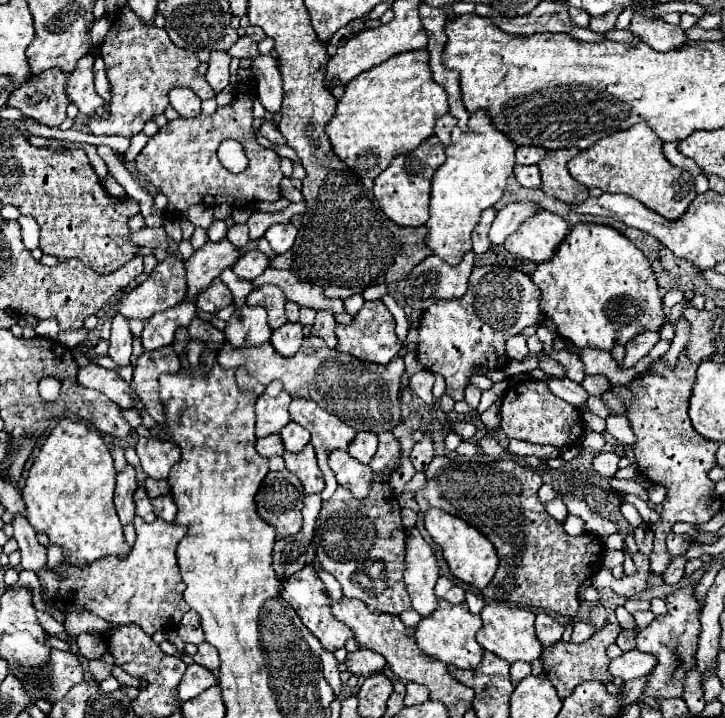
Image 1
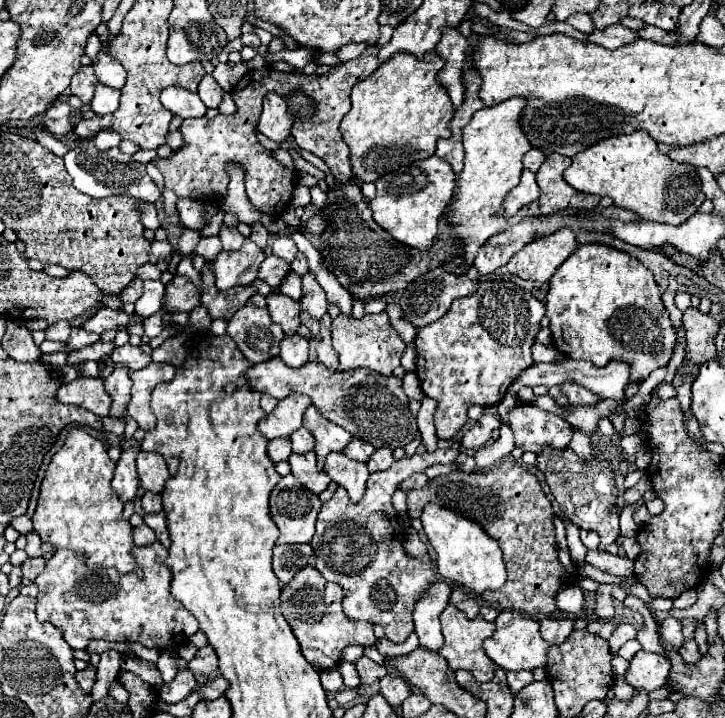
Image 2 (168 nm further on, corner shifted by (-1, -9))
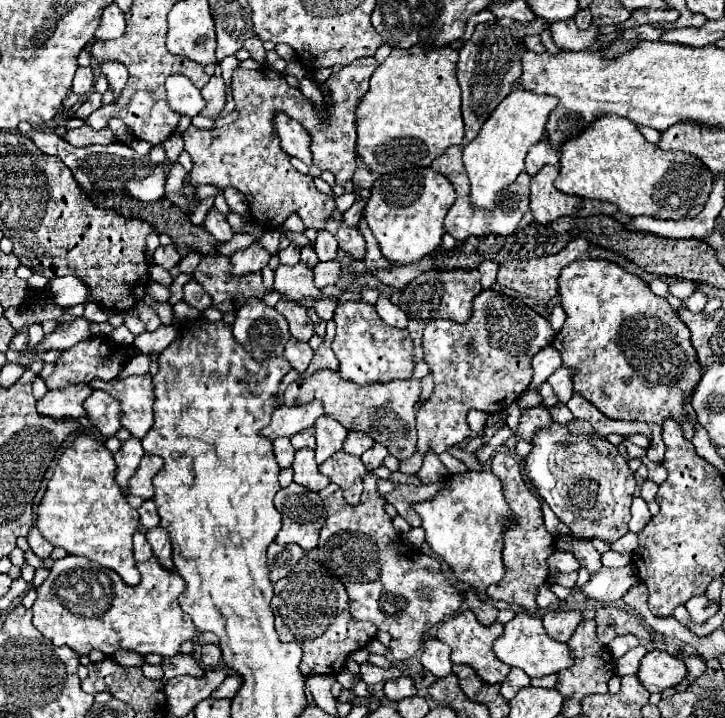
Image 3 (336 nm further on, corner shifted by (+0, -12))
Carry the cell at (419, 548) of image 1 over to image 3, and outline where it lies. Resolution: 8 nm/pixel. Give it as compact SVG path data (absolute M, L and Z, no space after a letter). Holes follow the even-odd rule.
M427 638L425 646L423 646L423 654L421 654L421 664L435 676L435 678L443 678L451 672L453 664L449 660L449 648L447 644L443 644L439 638Z

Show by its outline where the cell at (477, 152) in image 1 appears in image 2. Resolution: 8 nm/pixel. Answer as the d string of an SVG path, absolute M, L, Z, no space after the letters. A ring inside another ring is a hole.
M510 97L498 105L492 107L484 107L480 111L474 113L472 121L464 127L464 171L460 175L456 193L458 199L452 203L452 211L444 213L444 219L452 225L450 229L454 233L458 233L462 237L464 243L464 263L472 265L478 249L496 233L502 233L504 229L508 229L508 221L504 219L502 213L502 201L508 195L508 191L512 191L518 183L520 183L520 175L522 175L522 157L524 153L532 147L526 133L520 129L520 113L524 111L524 97Z

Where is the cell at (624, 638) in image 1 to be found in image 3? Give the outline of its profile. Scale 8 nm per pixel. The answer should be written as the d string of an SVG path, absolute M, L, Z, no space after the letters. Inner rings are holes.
M635 646L635 648L631 648L627 654L623 654L623 656L617 660L617 674L619 674L619 676L637 674L639 662L641 662L641 658L643 658L645 654L647 654L647 648L645 648L645 646Z

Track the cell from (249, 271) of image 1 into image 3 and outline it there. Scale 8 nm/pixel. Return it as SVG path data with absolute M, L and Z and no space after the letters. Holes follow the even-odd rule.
M279 264L275 272L275 282L273 288L283 294L285 300L301 302L303 298L319 298L321 290L311 284L311 268L305 264Z

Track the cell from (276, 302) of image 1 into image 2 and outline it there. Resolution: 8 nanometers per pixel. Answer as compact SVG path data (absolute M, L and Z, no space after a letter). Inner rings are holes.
M272 293L266 297L272 319L282 325L286 335L294 335L300 327L300 305L282 293Z

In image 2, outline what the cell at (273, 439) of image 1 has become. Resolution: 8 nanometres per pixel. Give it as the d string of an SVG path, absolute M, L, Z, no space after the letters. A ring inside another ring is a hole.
M288 437L272 439L270 445L268 445L268 457L270 457L274 463L288 461L290 453L292 453L292 449L290 449L290 439L288 439Z

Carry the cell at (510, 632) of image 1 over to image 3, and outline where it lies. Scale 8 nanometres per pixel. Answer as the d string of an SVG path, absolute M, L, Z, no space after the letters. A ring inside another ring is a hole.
M527 612L515 614L515 618L505 624L503 636L499 636L495 640L495 644L493 644L493 652L495 652L495 656L501 662L505 662L511 668L525 670L531 678L535 678L535 676L547 676L547 674L557 674L559 670L565 670L565 668L569 668L573 664L567 644L551 640L545 634L545 630L543 630L541 618L539 616L531 616Z

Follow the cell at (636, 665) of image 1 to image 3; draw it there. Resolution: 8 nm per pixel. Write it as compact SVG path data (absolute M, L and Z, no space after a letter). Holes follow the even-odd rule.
M651 650L643 656L637 678L649 692L663 692L669 686L675 686L687 674L685 664L661 650Z

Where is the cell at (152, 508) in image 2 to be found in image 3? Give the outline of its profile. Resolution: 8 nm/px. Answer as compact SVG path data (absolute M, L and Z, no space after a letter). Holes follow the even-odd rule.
M145 500L141 506L139 506L139 516L141 516L141 524L145 528L155 528L159 524L159 514L157 514L157 508L155 508L155 502L153 500Z

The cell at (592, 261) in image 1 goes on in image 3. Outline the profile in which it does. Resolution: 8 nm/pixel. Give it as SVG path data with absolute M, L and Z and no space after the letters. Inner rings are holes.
M575 260L565 266L559 276L559 306L565 310L567 318L553 340L553 348L561 352L563 366L573 370L573 390L577 394L613 420L661 424L665 416L671 416L677 422L687 418L687 412L683 410L683 394L693 392L703 368L695 360L689 328L675 316L665 298L651 292L647 282L607 260Z

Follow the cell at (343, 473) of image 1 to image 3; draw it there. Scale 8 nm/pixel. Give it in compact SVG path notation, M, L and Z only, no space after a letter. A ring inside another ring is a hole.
M337 452L329 460L325 460L319 468L331 482L339 484L345 500L351 506L359 504L363 492L363 476L367 474L361 458L347 456L345 452Z

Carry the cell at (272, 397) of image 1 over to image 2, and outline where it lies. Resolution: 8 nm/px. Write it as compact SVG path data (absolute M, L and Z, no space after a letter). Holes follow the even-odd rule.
M290 395L282 401L278 401L278 405L274 407L274 411L262 419L258 423L258 429L268 437L268 439L276 439L276 437L288 437L292 431L296 431L302 425L302 417L304 411L312 405L312 401L308 401L308 397L304 395Z

